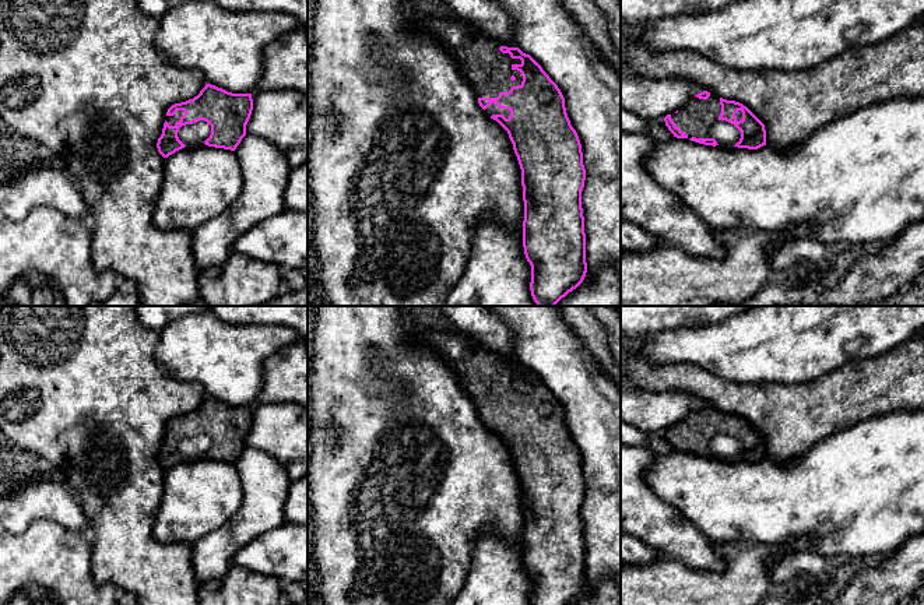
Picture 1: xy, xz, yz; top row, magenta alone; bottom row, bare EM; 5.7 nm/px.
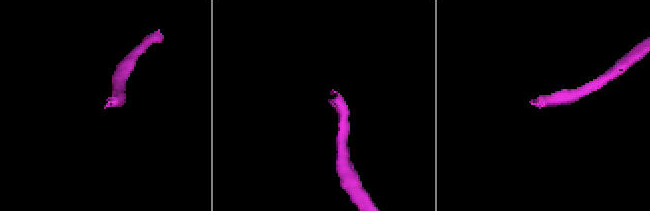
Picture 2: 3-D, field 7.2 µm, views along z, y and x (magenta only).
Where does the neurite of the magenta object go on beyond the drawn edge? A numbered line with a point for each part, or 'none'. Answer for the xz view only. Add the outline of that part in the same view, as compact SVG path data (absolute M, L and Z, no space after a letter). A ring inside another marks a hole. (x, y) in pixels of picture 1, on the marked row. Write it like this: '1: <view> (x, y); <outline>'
1: xz (488, 70); M421 15L415 25L449 53L478 98L498 98L521 85L521 73L512 68L521 60L502 53L493 39L470 24Z

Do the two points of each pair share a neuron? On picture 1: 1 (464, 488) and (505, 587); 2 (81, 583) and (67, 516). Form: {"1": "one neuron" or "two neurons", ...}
{"1": "two neurons", "2": "two neurons"}

